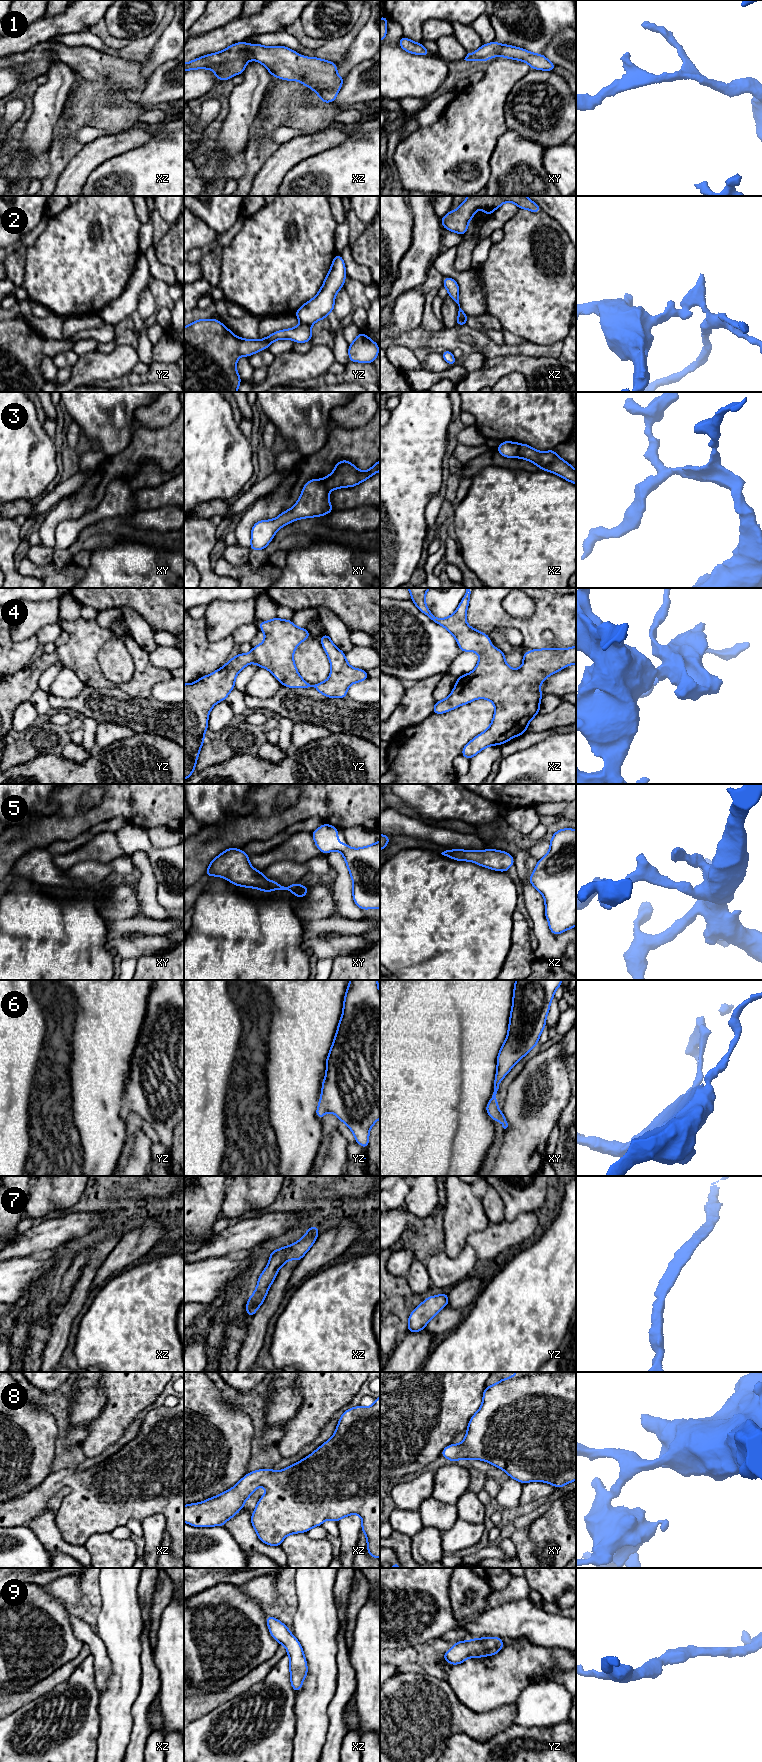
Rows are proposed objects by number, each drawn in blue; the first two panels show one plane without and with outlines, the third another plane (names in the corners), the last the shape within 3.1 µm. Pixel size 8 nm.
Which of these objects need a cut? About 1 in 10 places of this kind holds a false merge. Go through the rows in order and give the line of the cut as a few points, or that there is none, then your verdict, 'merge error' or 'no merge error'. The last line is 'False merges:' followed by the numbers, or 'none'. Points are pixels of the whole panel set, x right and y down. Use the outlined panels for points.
1: no cut; no merge error
2: cut in yz along (301, 322), (310, 326); merge error
3: cut in xz along (519, 444), (518, 456); merge error
4: no cut; no merge error
5: no cut; no merge error
6: no cut; no merge error
7: no cut; no merge error
8: no cut; no merge error
9: no cut; no merge error
False merges: 2, 3

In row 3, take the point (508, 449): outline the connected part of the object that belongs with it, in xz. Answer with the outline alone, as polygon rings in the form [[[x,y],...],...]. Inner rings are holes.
[[[505,441],[501,442],[496,450],[504,457],[507,458],[518,458],[518,447],[519,443]]]

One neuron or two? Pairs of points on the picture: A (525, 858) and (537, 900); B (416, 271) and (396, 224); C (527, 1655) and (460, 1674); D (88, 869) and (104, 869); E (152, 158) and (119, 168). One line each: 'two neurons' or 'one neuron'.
A: one neuron
B: two neurons
C: one neuron
D: one neuron
E: one neuron

